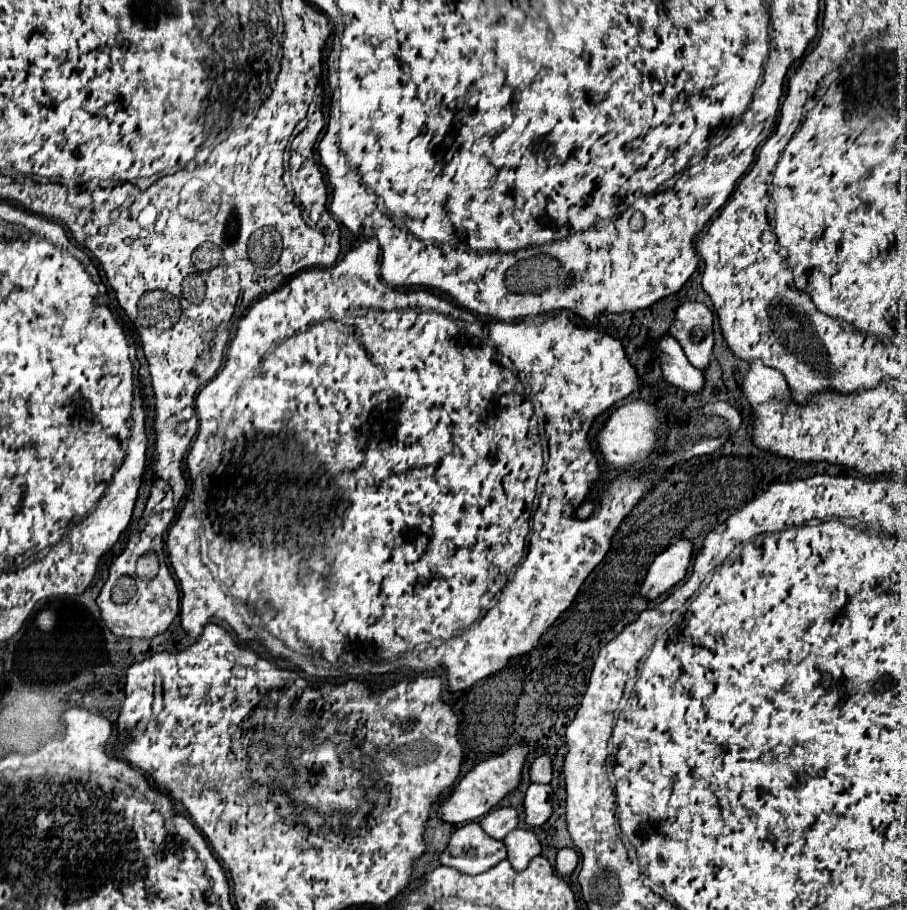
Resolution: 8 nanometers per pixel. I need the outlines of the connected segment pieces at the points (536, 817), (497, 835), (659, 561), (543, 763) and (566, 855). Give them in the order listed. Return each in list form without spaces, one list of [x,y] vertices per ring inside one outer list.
[[[550,785],[528,787],[524,797],[524,821],[528,827],[540,827],[552,815],[552,801],[548,801],[548,795],[552,795]]]
[[[512,807],[494,809],[480,819],[480,827],[492,839],[504,839],[510,831],[514,831],[518,827],[518,823],[520,823],[520,817],[518,817],[516,809],[512,809]]]
[[[676,541],[674,545],[670,545],[650,565],[646,579],[638,589],[640,597],[646,601],[652,601],[662,593],[666,593],[672,585],[682,581],[690,565],[690,557],[692,557],[690,541]]]
[[[540,755],[530,767],[530,783],[548,783],[552,779],[552,761],[548,755]]]
[[[560,849],[556,855],[556,871],[560,875],[568,875],[578,865],[578,853],[574,849]]]

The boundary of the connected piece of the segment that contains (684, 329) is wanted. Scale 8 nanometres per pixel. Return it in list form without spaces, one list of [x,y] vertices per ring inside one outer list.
[[[700,301],[682,303],[672,321],[670,333],[682,345],[688,361],[696,369],[706,369],[714,345],[714,317],[712,311]]]

